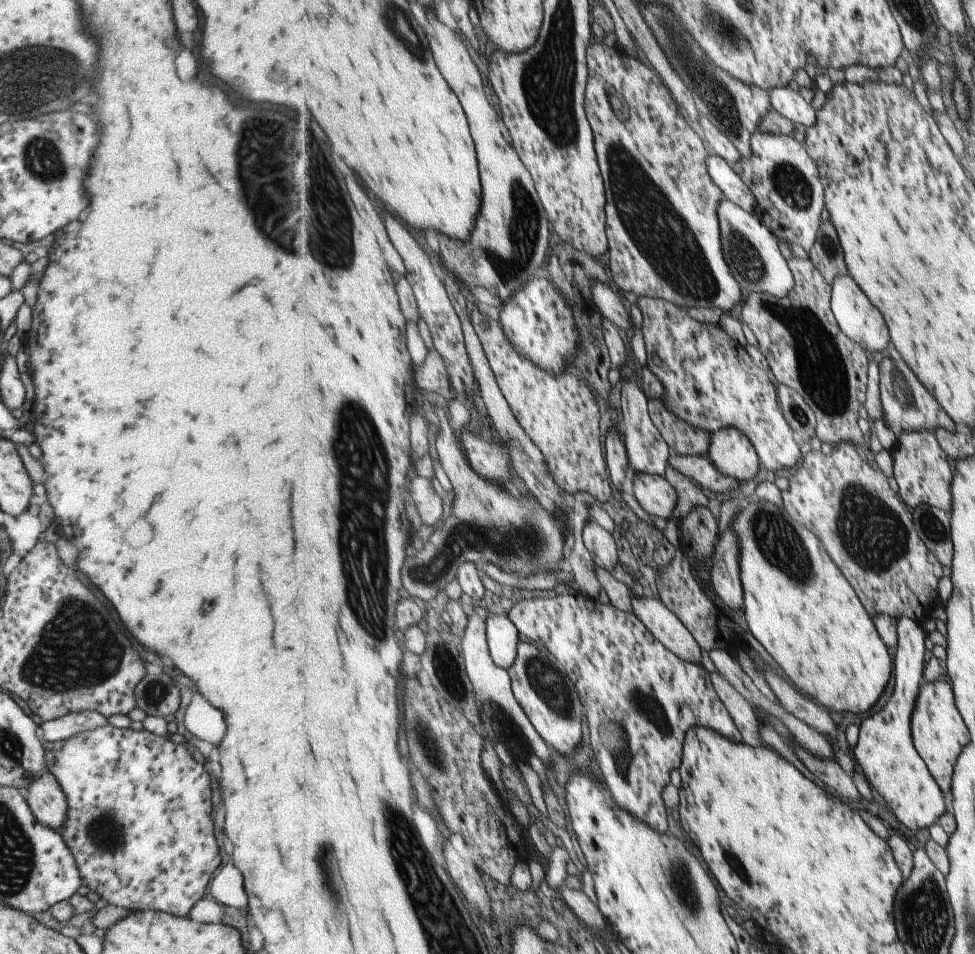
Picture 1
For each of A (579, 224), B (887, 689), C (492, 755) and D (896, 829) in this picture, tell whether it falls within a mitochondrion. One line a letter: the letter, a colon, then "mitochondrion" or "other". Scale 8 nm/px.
A: other
B: other
C: other
D: other

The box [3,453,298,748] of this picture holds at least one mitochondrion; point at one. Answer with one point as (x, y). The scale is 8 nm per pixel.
(79, 648)

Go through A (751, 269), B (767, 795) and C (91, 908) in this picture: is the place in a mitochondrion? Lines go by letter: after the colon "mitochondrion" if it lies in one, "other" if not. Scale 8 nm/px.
A: mitochondrion
B: other
C: other

